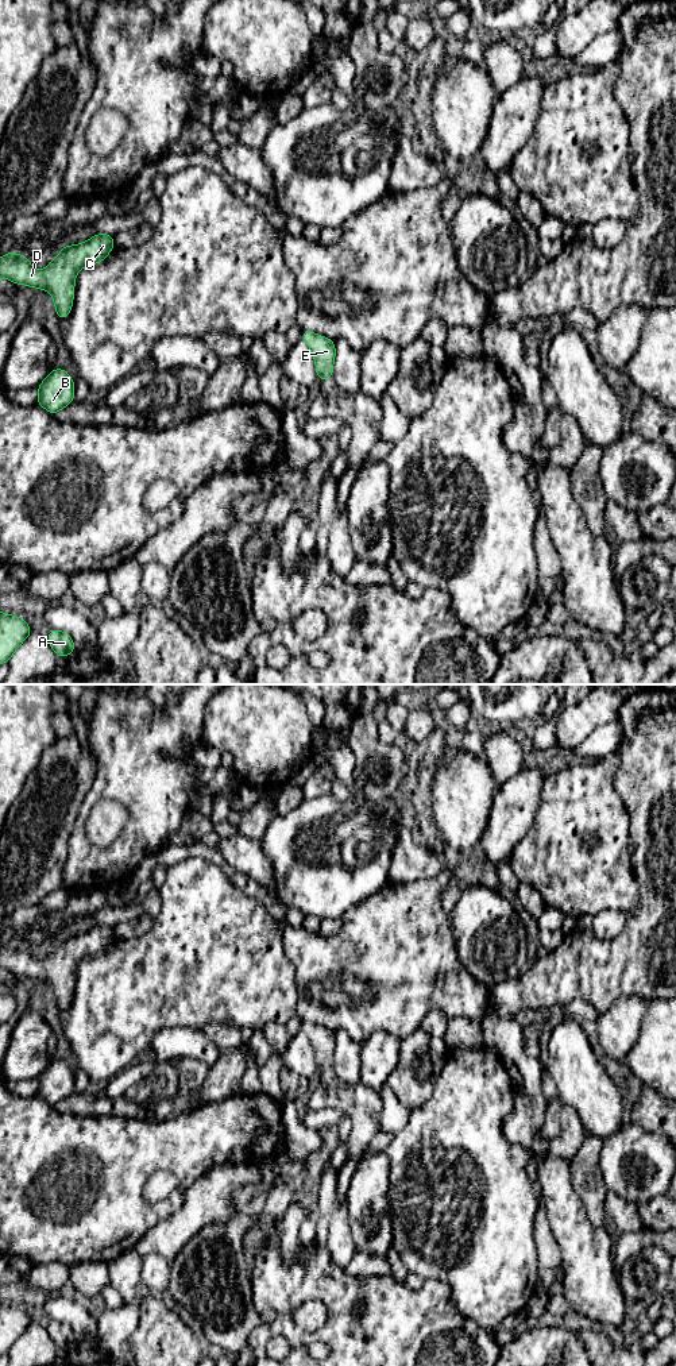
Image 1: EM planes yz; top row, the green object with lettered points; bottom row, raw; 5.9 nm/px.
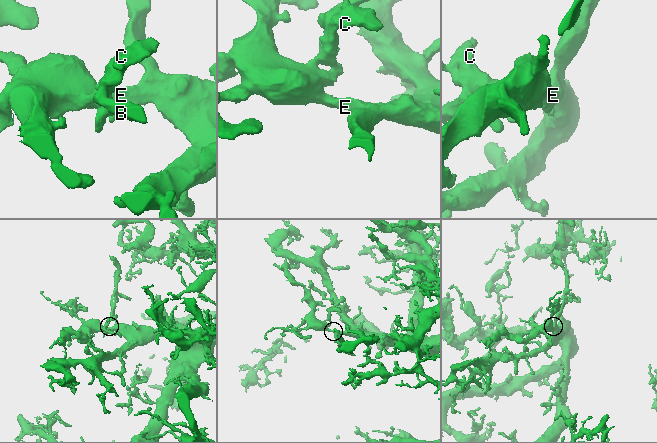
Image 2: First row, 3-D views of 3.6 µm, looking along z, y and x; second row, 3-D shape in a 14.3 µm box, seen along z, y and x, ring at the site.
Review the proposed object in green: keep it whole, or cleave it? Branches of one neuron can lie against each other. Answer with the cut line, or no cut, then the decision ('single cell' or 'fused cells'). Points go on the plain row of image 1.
cut none; single cell

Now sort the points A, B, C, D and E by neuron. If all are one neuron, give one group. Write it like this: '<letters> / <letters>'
A B C D E

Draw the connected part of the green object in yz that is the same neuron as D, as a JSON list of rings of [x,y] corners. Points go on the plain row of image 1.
[[[96,925],[84,934],[62,937],[61,945],[43,961],[34,960],[27,948],[8,942],[0,949],[0,968],[16,976],[47,981],[58,1010],[66,1010],[73,998],[76,966],[81,960],[103,953],[113,935],[113,927]]]

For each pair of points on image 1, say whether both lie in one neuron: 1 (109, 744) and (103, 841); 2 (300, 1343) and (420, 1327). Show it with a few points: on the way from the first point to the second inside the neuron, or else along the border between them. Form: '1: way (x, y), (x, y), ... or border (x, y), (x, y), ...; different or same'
1: border (127, 811), (115, 799), (100, 799), (84, 822); different
2: way (329, 1334), (390, 1334); same

